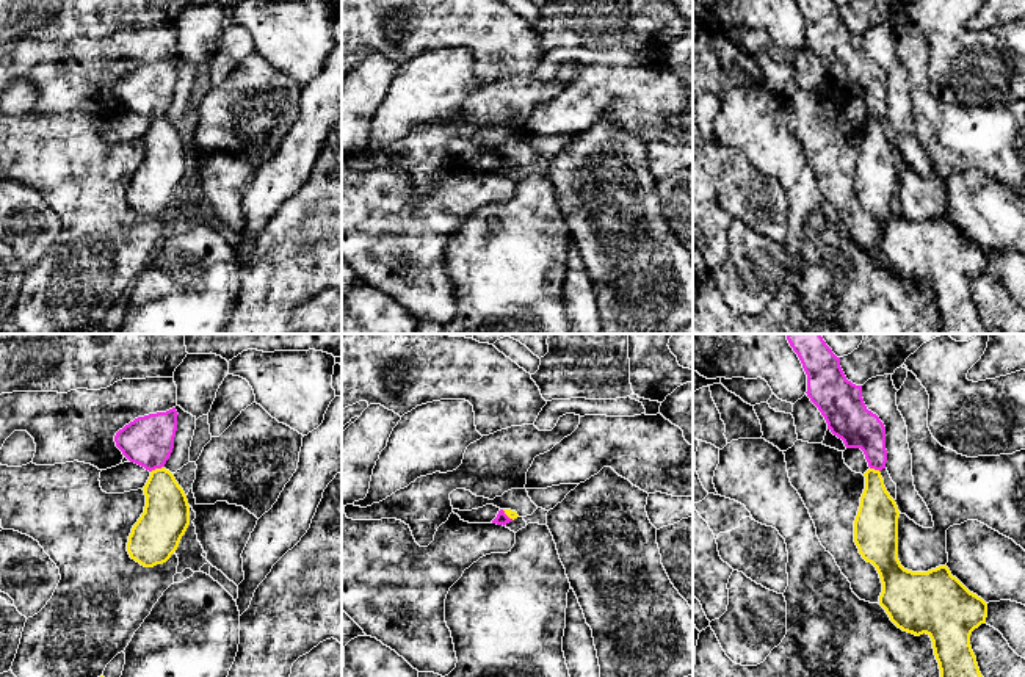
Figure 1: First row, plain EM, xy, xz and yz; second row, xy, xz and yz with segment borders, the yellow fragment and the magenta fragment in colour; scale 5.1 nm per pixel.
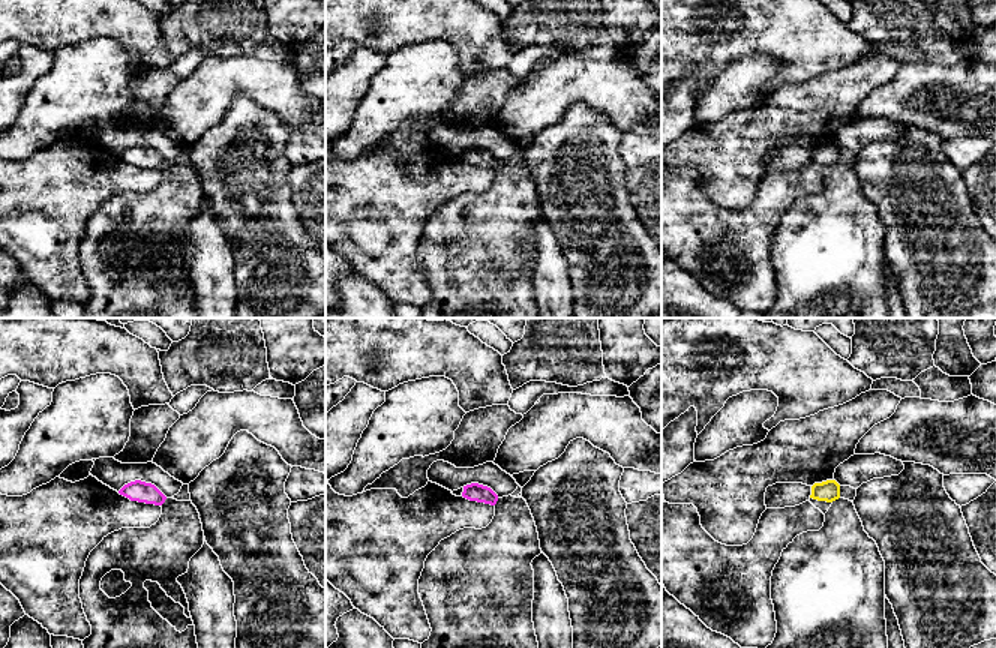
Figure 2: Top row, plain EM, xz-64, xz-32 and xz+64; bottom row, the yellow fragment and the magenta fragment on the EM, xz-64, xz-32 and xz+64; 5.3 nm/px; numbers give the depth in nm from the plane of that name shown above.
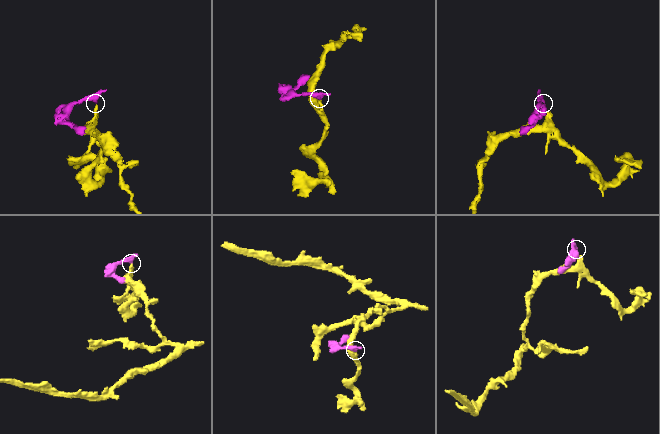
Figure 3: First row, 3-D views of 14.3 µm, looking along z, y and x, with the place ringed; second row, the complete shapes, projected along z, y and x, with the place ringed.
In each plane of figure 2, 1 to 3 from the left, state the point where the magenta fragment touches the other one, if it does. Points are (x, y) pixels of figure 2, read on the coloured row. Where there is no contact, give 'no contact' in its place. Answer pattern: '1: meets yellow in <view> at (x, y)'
1: no contact
2: no contact
3: no contact

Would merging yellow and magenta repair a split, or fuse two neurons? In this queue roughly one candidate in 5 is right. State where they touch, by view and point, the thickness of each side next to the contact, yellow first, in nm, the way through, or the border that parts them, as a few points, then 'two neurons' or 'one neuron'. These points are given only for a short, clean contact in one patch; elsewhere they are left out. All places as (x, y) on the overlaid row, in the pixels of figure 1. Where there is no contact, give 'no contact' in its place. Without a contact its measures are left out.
xy (157, 469) | 240/260 nm | along xy (163, 466), (151, 472) | two neurons

